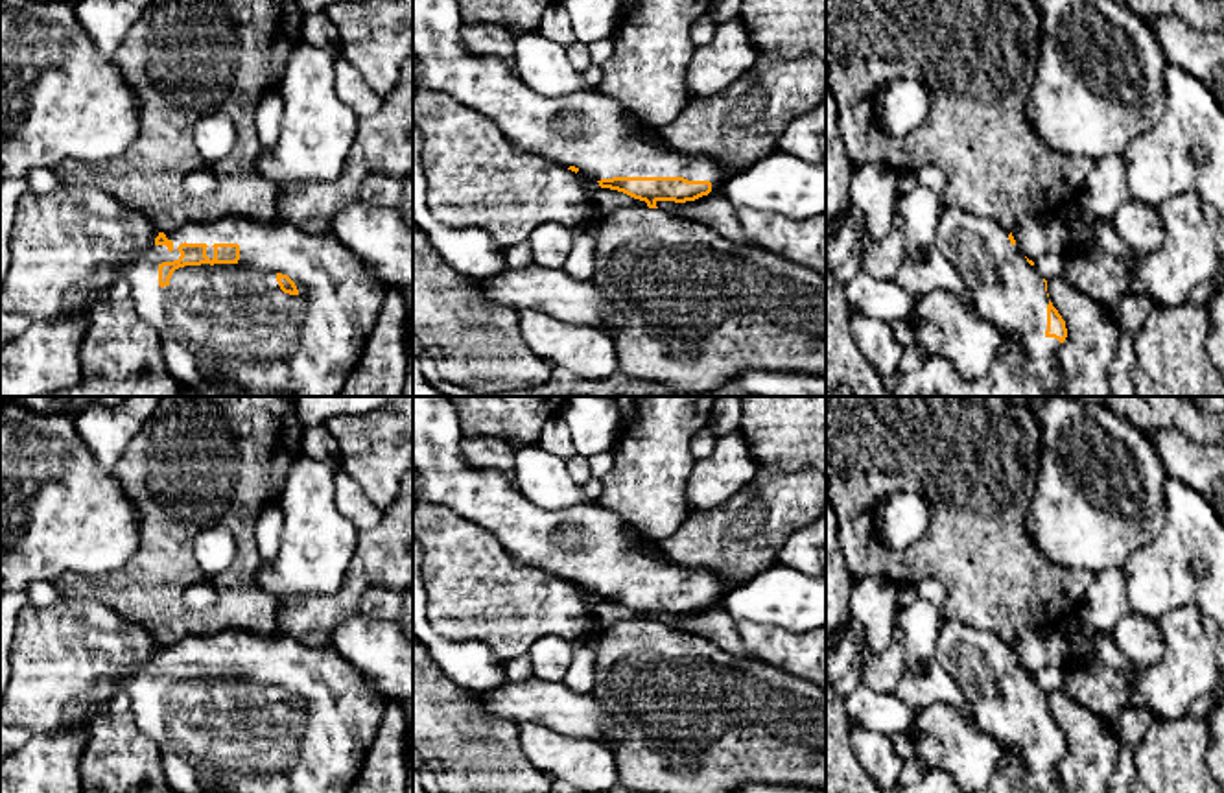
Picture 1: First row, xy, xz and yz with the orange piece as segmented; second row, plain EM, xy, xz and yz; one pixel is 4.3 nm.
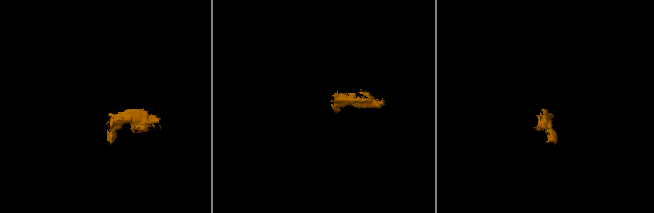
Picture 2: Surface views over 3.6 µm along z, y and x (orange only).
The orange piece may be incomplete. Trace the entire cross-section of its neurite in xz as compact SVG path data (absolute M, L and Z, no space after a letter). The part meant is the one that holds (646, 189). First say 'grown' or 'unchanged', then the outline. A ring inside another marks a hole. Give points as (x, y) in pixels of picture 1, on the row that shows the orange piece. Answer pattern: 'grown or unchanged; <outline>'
grown; M413 0L413 55L418 74L413 90L444 92L455 101L488 118L520 151L536 153L601 188L623 192L658 208L658 201L686 203L710 192L723 192L737 172L702 157L684 155L667 144L649 144L629 125L630 114L619 101L599 90L568 96L542 96L529 89L511 65L496 55L474 55L461 41L461 11L457 0Z

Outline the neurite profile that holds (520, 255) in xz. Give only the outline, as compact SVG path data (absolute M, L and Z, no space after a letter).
M522 240L520 243L503 249L503 254L509 269L524 269L535 264L529 240Z

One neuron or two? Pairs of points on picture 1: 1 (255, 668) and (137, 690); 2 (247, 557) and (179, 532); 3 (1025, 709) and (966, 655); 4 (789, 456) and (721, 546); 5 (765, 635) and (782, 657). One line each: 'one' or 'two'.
1: one
2: one
3: one
4: two
5: one

